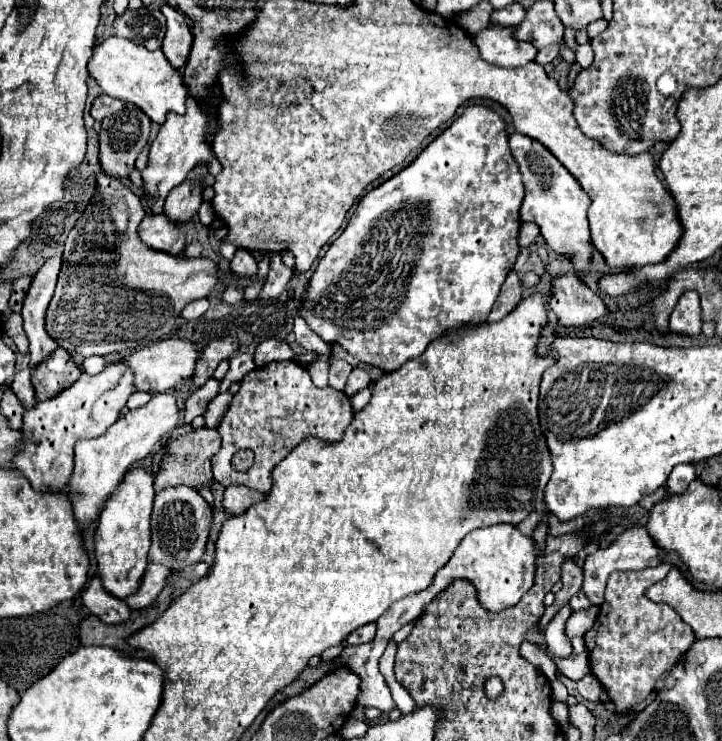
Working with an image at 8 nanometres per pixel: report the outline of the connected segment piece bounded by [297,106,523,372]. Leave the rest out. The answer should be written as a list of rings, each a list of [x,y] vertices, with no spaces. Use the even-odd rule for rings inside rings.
[[[471,106],[463,112],[463,116],[459,116],[441,136],[437,136],[419,156],[413,164],[409,164],[405,170],[397,172],[393,178],[389,178],[387,182],[379,184],[377,188],[373,188],[371,192],[367,192],[355,214],[351,216],[347,228],[329,244],[329,250],[325,252],[325,256],[319,260],[313,276],[307,282],[307,294],[303,300],[299,300],[297,304],[297,314],[309,324],[309,328],[327,344],[339,344],[343,346],[351,356],[355,356],[359,362],[371,366],[371,368],[379,368],[383,372],[393,372],[397,370],[401,364],[405,364],[411,358],[417,358],[425,352],[425,348],[429,346],[431,340],[443,336],[449,328],[457,328],[465,322],[485,322],[495,298],[501,290],[501,284],[505,282],[507,274],[513,269],[515,258],[519,254],[519,244],[517,244],[517,236],[519,236],[519,206],[523,200],[523,182],[521,182],[521,174],[517,168],[517,162],[513,160],[511,152],[509,152],[509,144],[507,144],[507,132],[505,132],[505,124],[501,120],[499,114],[495,114],[493,110],[485,108],[485,106]],[[411,220],[421,220],[425,224],[423,232],[413,234],[411,232]]]

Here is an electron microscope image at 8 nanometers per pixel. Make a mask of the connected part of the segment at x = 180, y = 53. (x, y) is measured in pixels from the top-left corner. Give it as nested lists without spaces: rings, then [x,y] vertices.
[[[163,4],[159,10],[167,18],[167,32],[161,50],[173,68],[183,68],[193,44],[193,34],[185,24],[185,16],[179,10],[171,8],[169,4]]]

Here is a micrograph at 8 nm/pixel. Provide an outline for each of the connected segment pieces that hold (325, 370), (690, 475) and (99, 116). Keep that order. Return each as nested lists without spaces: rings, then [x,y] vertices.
[[[319,356],[315,362],[311,362],[309,364],[309,374],[313,378],[313,384],[327,386],[327,378],[329,378],[329,358],[327,356]]]
[[[679,464],[677,468],[673,468],[673,472],[669,474],[669,480],[665,482],[665,490],[669,496],[681,494],[687,490],[687,486],[697,478],[695,466],[693,464]]]
[[[101,94],[101,96],[95,98],[95,102],[93,102],[93,106],[91,106],[91,116],[93,116],[95,120],[103,120],[103,118],[107,118],[107,116],[111,116],[111,114],[121,112],[123,108],[125,108],[125,106],[123,106],[121,100],[111,98],[111,96],[107,96],[107,94]]]

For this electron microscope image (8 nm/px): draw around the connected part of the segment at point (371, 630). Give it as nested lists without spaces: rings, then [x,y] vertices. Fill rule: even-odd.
[[[365,624],[347,636],[347,644],[365,644],[375,638],[375,624]]]

